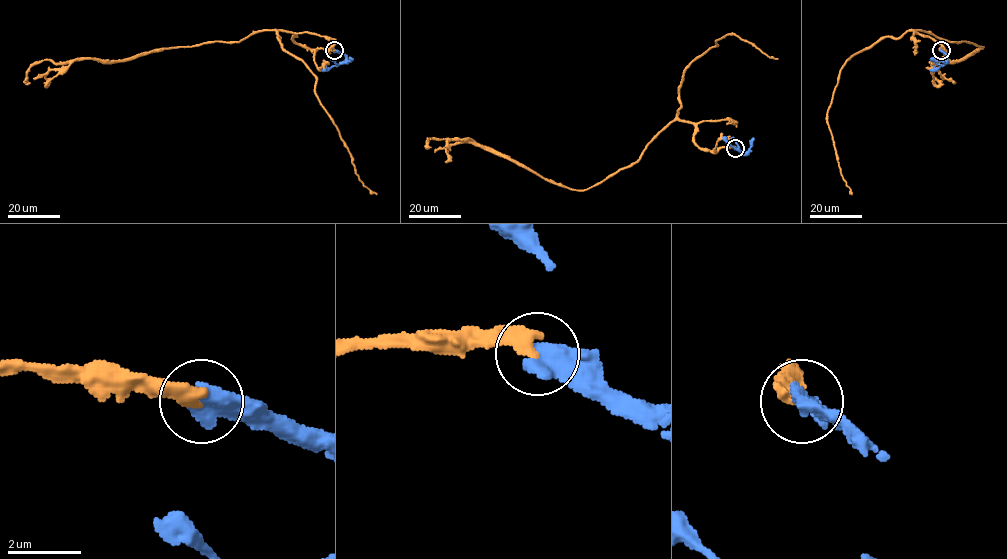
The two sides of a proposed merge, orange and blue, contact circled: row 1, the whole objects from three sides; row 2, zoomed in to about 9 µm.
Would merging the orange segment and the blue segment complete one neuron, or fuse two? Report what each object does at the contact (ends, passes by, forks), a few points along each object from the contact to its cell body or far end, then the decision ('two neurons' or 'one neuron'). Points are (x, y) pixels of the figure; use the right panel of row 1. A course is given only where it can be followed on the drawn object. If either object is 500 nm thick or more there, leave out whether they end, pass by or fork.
orange runs (940, 50), (944, 50), (935, 40), (913, 30), (983, 47), (959, 61), (931, 60), (932, 74), (940, 83); blue runs (940, 50), (947, 60), (931, 70); two neurons

